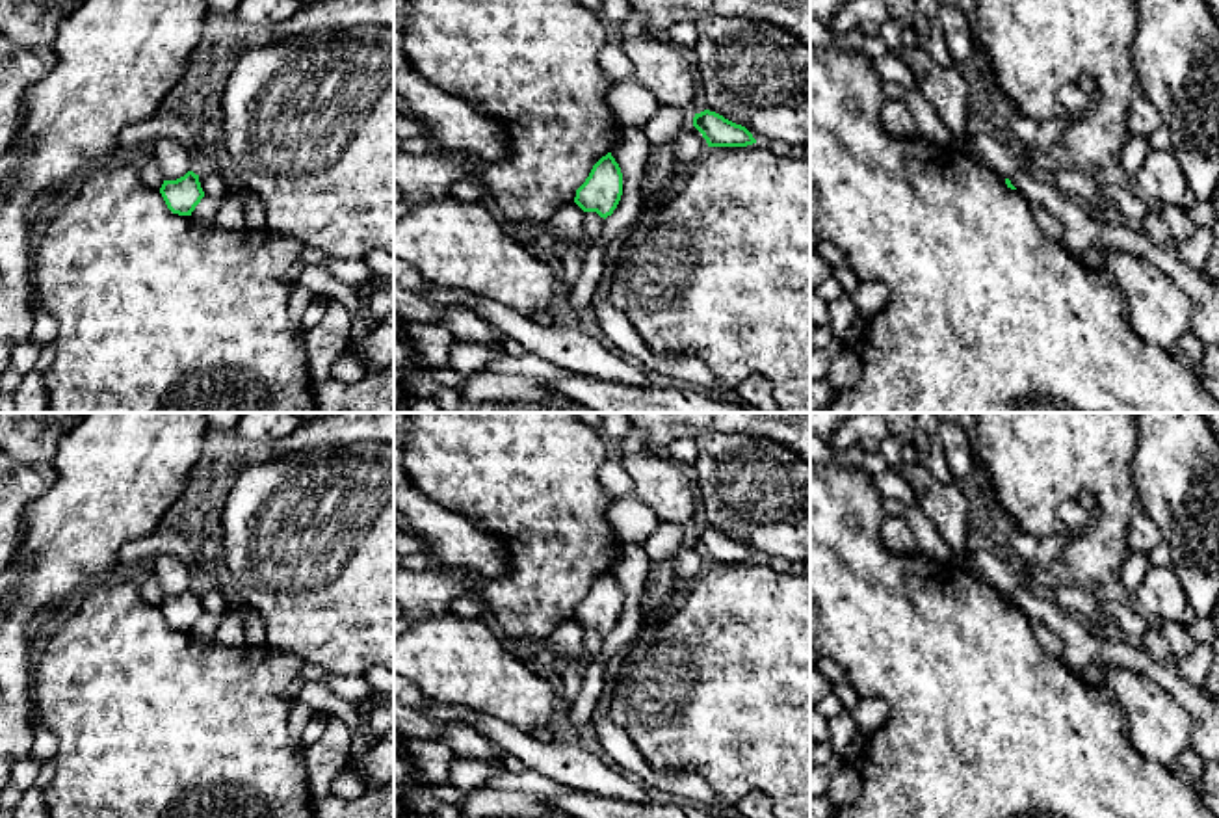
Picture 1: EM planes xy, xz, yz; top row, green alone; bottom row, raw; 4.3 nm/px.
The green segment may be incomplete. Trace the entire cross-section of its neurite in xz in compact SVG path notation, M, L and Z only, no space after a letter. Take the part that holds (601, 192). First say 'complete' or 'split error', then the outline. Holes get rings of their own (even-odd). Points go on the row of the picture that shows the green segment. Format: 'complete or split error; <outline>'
complete; M611 152L602 156L591 169L585 182L576 190L574 203L583 212L596 212L608 218L623 195L623 173Z

